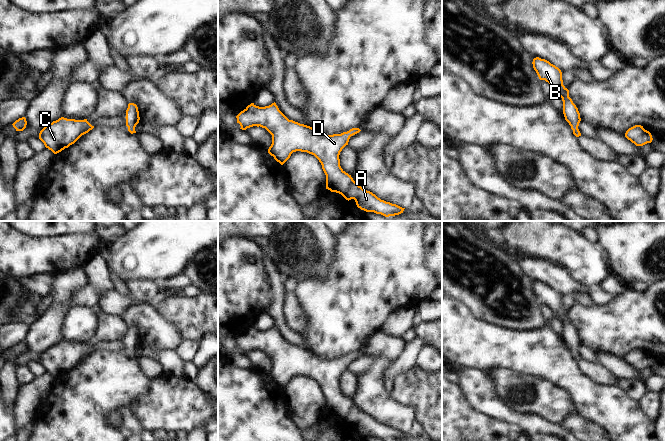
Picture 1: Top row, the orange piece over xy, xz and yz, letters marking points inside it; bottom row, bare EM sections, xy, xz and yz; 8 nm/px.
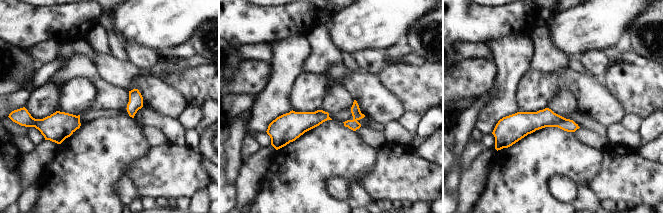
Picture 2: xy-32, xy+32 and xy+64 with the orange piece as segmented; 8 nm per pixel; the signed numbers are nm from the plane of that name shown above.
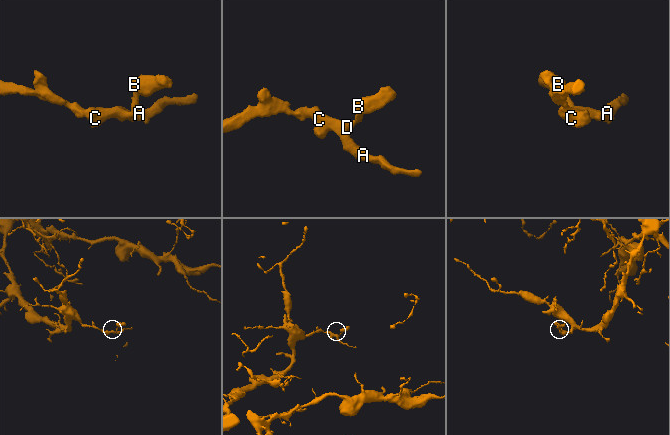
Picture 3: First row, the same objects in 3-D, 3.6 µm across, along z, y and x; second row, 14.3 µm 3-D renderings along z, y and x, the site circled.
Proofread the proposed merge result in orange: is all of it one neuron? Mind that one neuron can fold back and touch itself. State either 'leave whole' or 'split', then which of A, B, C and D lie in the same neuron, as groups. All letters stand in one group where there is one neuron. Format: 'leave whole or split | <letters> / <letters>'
leave whole | A B C D

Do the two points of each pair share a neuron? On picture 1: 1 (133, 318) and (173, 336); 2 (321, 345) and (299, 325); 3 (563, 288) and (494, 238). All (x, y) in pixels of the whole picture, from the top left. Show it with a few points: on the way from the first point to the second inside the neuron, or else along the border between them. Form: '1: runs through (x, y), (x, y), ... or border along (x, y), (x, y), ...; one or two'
1: runs through (143, 318), (158, 333), (163, 335); one
2: border along (301, 309), (307, 321), (307, 332), (304, 335); two
3: border along (523, 258), (520, 265), (532, 281); two

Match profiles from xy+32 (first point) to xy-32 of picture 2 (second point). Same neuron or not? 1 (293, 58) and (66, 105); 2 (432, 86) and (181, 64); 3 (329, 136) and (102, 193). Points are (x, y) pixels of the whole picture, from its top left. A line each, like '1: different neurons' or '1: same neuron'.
1: different neurons
2: different neurons
3: same neuron

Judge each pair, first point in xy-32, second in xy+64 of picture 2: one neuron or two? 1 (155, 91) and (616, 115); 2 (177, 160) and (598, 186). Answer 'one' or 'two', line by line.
1: one
2: one

